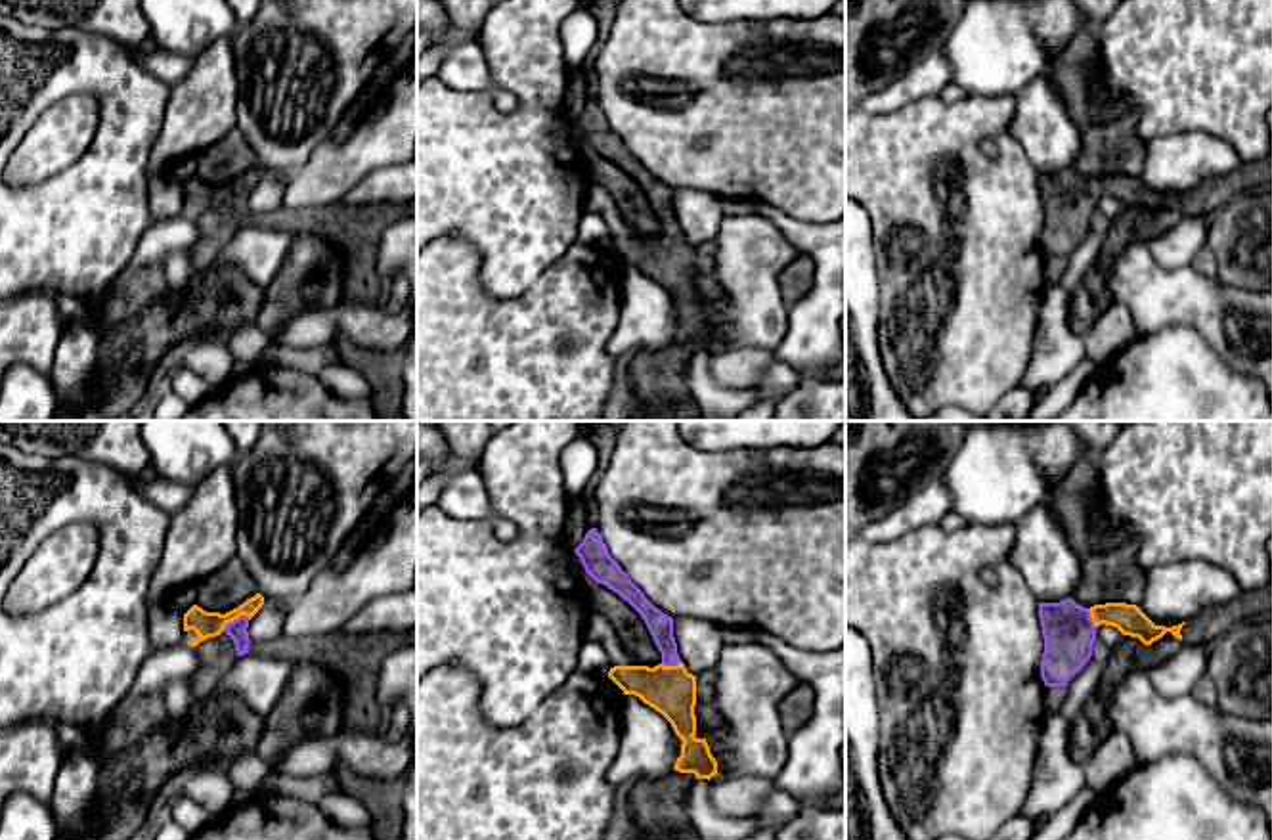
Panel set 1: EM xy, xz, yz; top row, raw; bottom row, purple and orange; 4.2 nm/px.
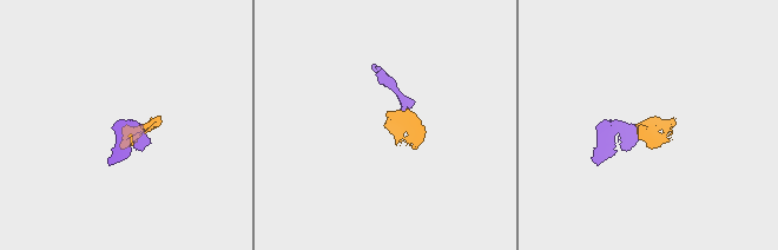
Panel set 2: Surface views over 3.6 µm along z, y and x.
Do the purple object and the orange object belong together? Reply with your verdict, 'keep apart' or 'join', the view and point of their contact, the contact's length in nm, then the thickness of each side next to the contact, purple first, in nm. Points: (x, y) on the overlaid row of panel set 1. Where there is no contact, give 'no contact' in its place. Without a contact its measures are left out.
join; contact xy (238, 618); length 130 nm; calibres 80 and 110 nm

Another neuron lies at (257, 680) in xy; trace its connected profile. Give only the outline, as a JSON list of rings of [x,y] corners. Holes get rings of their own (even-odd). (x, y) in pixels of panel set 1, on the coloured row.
[[[247,652],[222,677],[214,695],[239,698],[252,714],[266,719],[279,702],[291,670],[293,664],[287,660]]]

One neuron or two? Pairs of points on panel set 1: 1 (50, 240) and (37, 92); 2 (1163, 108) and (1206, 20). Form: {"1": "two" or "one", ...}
{"1": "one", "2": "one"}

